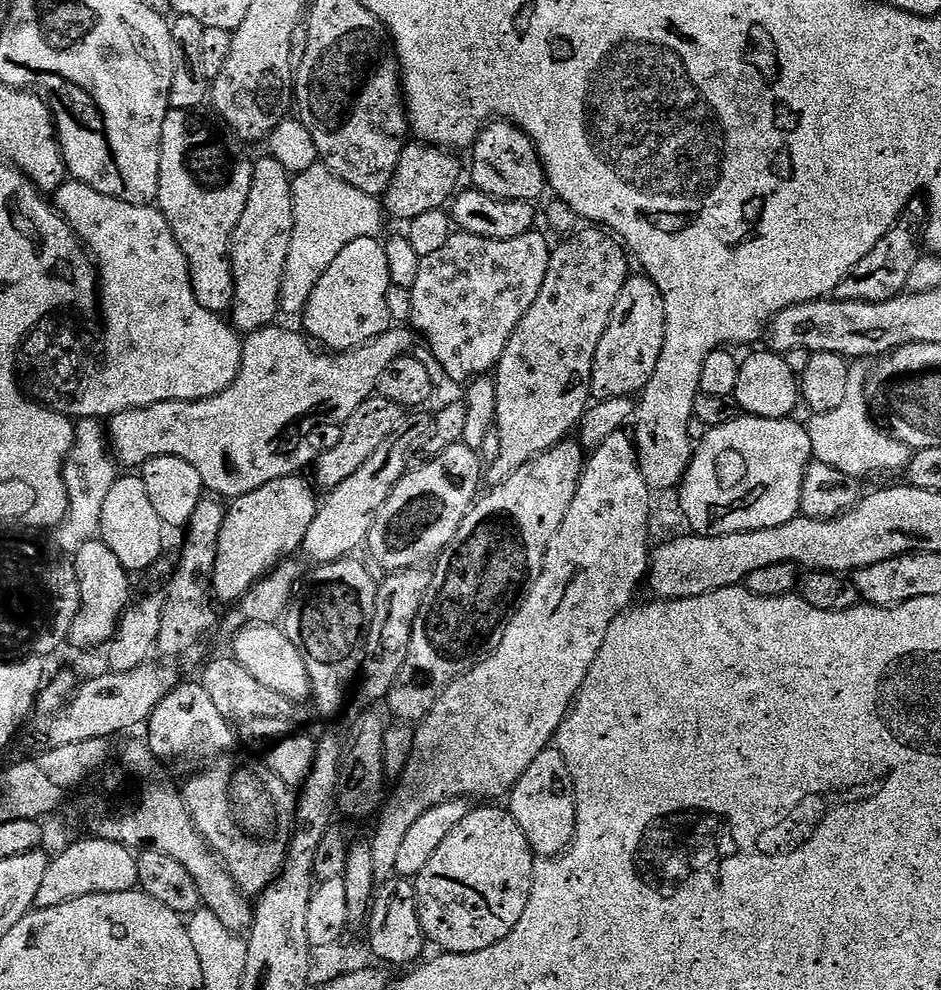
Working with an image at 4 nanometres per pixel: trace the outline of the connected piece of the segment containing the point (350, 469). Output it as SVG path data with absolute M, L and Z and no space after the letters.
M379 394L373 395L372 399L358 406L358 410L354 410L354 414L346 421L344 427L339 429L334 443L325 448L323 454L316 460L315 487L320 490L331 490L337 488L342 482L346 482L346 478L350 478L350 474L354 474L358 466L363 466L366 458L370 458L370 454L374 454L378 446L385 444L400 431L405 423L404 416L406 416L406 410L402 406L382 398Z

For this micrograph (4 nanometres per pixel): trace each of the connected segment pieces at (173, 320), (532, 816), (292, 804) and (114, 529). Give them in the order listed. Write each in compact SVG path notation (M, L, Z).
M65 179L62 186L54 194L54 207L63 216L66 223L79 238L81 245L94 258L101 260L104 267L104 291L105 291L105 311L108 312L108 361L105 364L104 375L96 376L87 380L84 387L80 388L76 395L69 395L65 398L56 397L54 394L46 392L46 398L55 404L56 408L64 409L64 416L75 418L76 420L94 420L97 418L111 418L120 412L125 412L131 408L149 408L158 402L170 402L171 400L205 400L214 394L222 394L238 378L240 373L240 357L242 355L242 336L232 327L231 323L223 315L206 310L198 306L198 298L194 298L194 290L190 282L188 273L188 263L174 238L174 230L170 230L170 222L160 212L159 207L151 204L134 206L130 202L122 202L118 198L110 198L106 194L98 194L90 186L86 186L81 180Z
M549 746L530 768L518 778L510 793L512 817L522 826L522 834L530 842L537 857L559 856L571 846L576 829L576 791L572 789L570 770L566 758L554 746Z
M180 682L170 689L148 719L146 731L146 743L150 751L160 759L169 773L173 772L177 776L175 779L178 781L180 796L202 839L226 865L241 892L249 898L259 897L269 884L276 881L288 857L292 825L296 823L297 797L293 789L259 759L241 751L233 725L225 716L218 714L210 694L206 694L203 684L199 682Z
M136 474L124 475L114 482L114 486L110 486L106 506L102 506L102 522L98 536L114 550L124 569L130 574L136 574L146 571L163 554L166 526L162 518L158 518L158 510L154 510L150 494L146 494L143 479Z

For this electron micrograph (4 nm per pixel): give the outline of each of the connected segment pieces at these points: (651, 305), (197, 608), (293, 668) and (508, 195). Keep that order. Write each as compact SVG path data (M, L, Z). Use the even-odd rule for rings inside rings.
M643 274L629 275L627 282L622 286L622 294L618 294L618 302L614 302L614 314L610 314L610 326L606 326L606 334L602 334L602 342L598 342L598 350L594 354L593 397L596 400L610 400L623 396L635 397L643 392L650 378L654 378L654 370L658 370L665 334L664 299L658 286L650 277Z
M205 498L198 502L194 514L183 533L184 545L180 548L180 561L168 580L168 589L162 592L162 630L158 630L156 652L164 656L184 656L208 631L216 620L212 609L212 579L214 562L218 558L218 538L222 534L225 505L216 498ZM220 504L221 505L220 505ZM188 532L188 533L187 533Z
M249 624L240 629L231 637L232 652L234 659L243 666L262 686L269 690L278 690L286 699L293 702L307 701L312 694L312 683L306 670L306 662L302 654L290 642L283 627L271 624Z
M493 122L480 133L470 149L472 155L472 184L478 192L493 196L496 200L530 200L539 201L539 196L546 192L544 164L540 160L538 150L529 136L516 124Z

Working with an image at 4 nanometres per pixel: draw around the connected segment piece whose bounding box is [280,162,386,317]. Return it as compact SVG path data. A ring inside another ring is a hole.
M317 162L308 170L297 175L292 182L294 202L294 230L290 238L290 254L284 271L284 281L280 291L283 311L299 317L318 278L330 270L330 262L358 238L379 237L384 228L386 213L381 201L370 194L362 194L354 186L342 182L323 162Z

